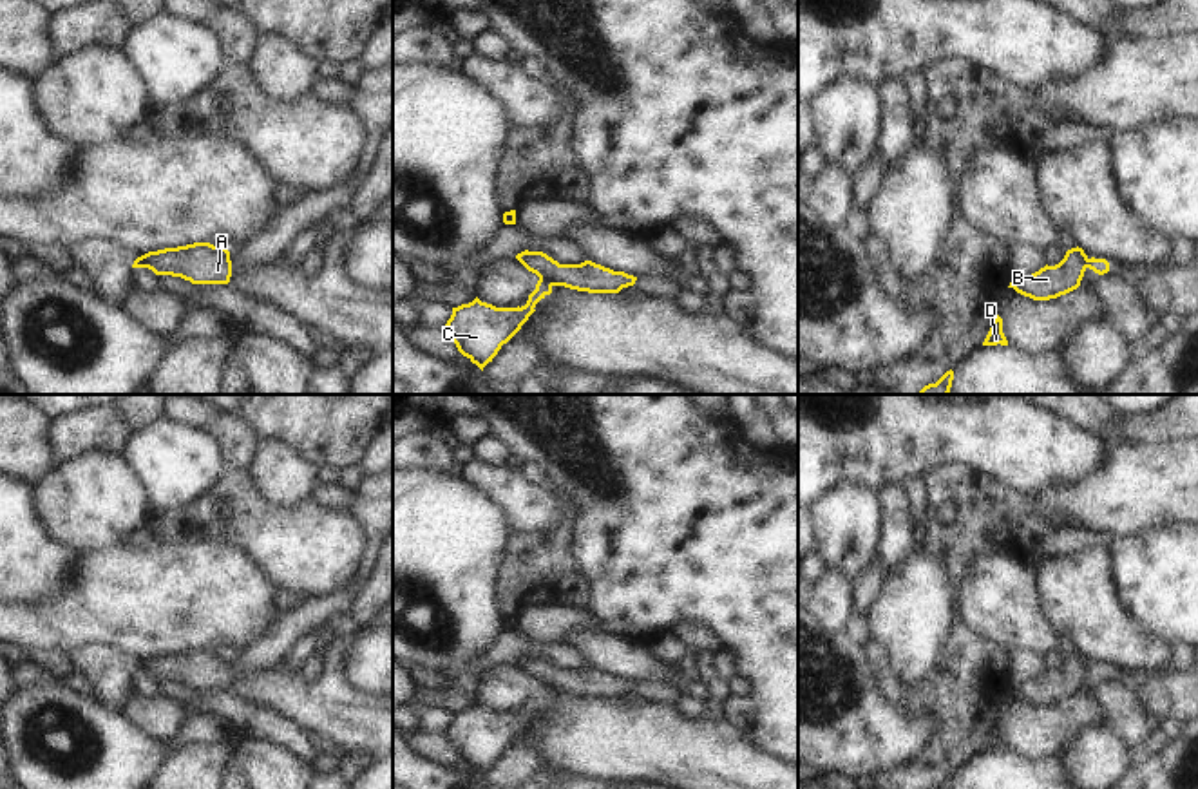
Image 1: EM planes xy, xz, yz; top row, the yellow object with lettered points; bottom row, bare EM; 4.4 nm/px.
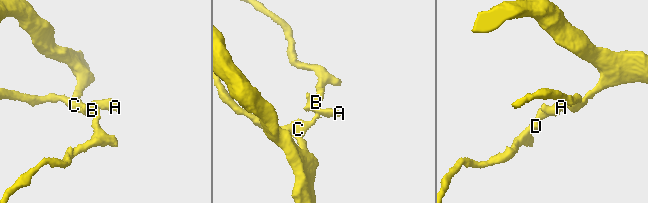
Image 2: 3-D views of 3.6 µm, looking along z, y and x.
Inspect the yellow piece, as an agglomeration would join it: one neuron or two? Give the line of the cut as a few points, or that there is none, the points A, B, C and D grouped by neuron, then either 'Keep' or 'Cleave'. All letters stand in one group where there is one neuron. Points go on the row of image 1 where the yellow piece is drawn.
Split along xz (540, 277), (554, 285). Groups: A B D / C. Cleave.

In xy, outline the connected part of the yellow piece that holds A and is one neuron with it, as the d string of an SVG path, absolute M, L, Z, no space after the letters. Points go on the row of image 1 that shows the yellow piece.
M210 242L148 252L138 257L156 275L172 275L192 284L228 284L232 277L230 252Z

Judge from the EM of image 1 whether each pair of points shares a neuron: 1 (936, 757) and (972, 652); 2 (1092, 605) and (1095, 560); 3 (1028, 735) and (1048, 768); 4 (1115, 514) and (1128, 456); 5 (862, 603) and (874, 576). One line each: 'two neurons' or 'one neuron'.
1: one neuron
2: one neuron
3: two neurons
4: one neuron
5: one neuron

